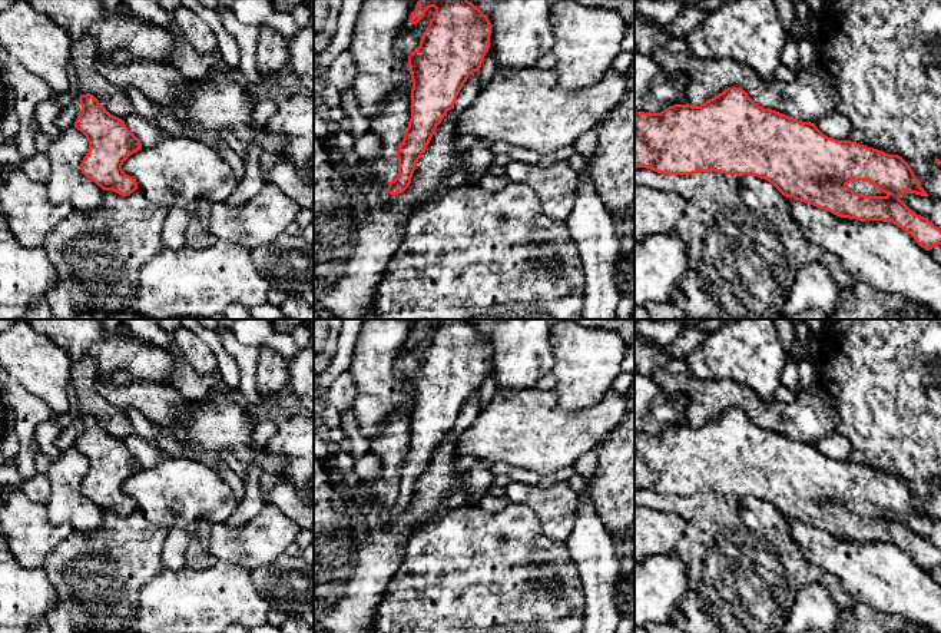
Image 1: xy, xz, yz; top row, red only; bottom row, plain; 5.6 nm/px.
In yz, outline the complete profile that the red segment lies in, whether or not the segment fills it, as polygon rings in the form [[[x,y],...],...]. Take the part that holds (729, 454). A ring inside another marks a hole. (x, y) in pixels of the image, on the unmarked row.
[[[728,408],[700,427],[686,424],[669,427],[660,434],[634,433],[634,490],[637,488],[646,488],[662,496],[693,496],[709,491],[736,497],[753,496],[772,504],[783,517],[814,526],[836,537],[861,543],[891,543],[909,554],[925,571],[941,566],[941,550],[927,538],[917,536],[899,520],[904,514],[930,517],[901,477],[856,463],[828,458],[815,444],[802,443],[759,427],[740,408]],[[858,501],[869,503],[885,516],[867,517],[846,507]]]

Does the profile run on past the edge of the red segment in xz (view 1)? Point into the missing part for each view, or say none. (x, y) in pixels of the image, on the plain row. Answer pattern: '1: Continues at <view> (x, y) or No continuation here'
1: No continuation here

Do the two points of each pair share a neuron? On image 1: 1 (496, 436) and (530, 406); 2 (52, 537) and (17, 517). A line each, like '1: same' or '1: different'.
1: same
2: same

